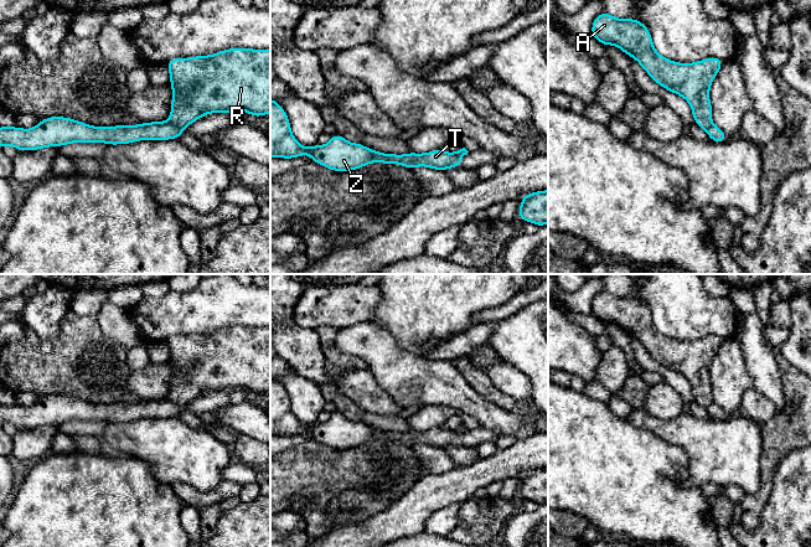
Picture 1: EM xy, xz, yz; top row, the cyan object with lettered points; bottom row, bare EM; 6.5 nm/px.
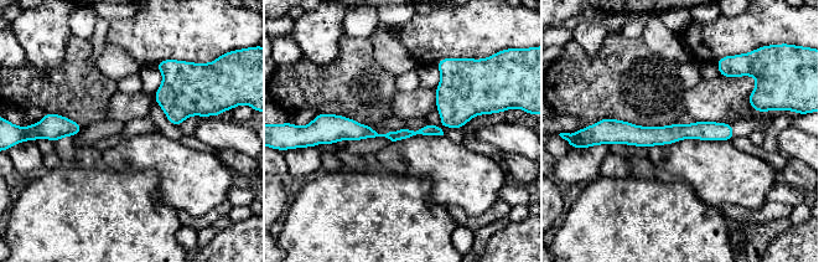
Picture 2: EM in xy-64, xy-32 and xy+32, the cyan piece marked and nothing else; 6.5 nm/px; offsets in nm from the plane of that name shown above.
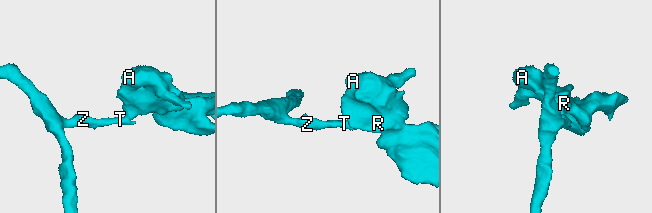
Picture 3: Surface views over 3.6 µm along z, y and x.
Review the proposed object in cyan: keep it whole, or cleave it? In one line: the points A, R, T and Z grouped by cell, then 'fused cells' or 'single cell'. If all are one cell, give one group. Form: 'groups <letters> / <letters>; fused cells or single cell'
groups A R / T Z; fused cells

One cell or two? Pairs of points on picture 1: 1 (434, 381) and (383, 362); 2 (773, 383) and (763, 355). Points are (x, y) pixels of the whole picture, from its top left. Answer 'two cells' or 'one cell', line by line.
1: one cell
2: one cell

